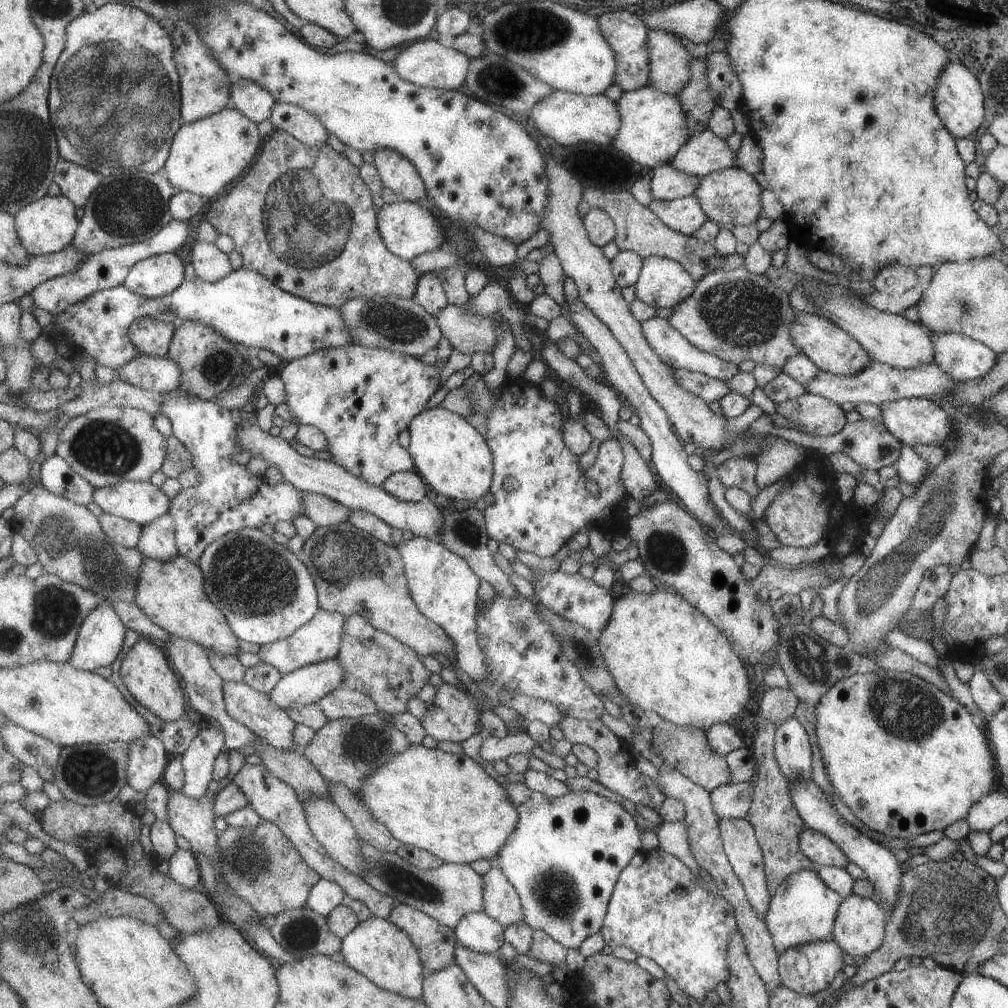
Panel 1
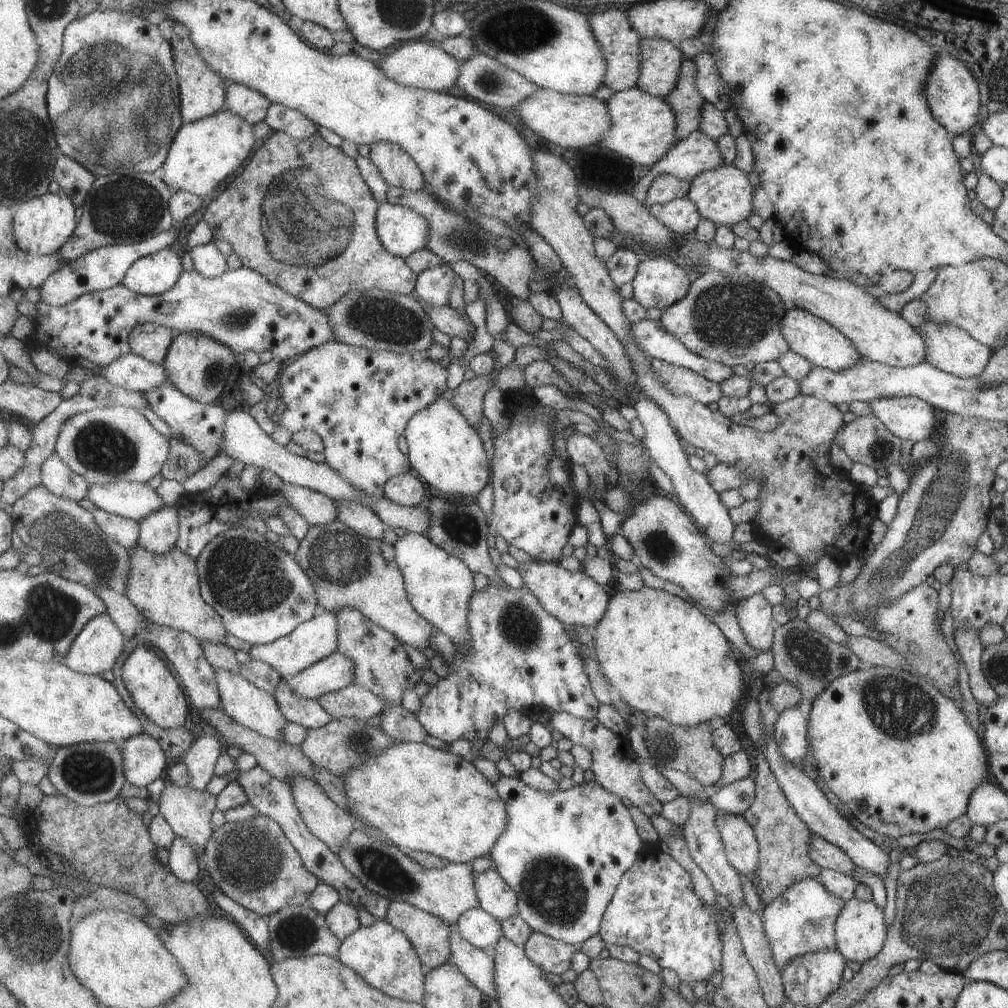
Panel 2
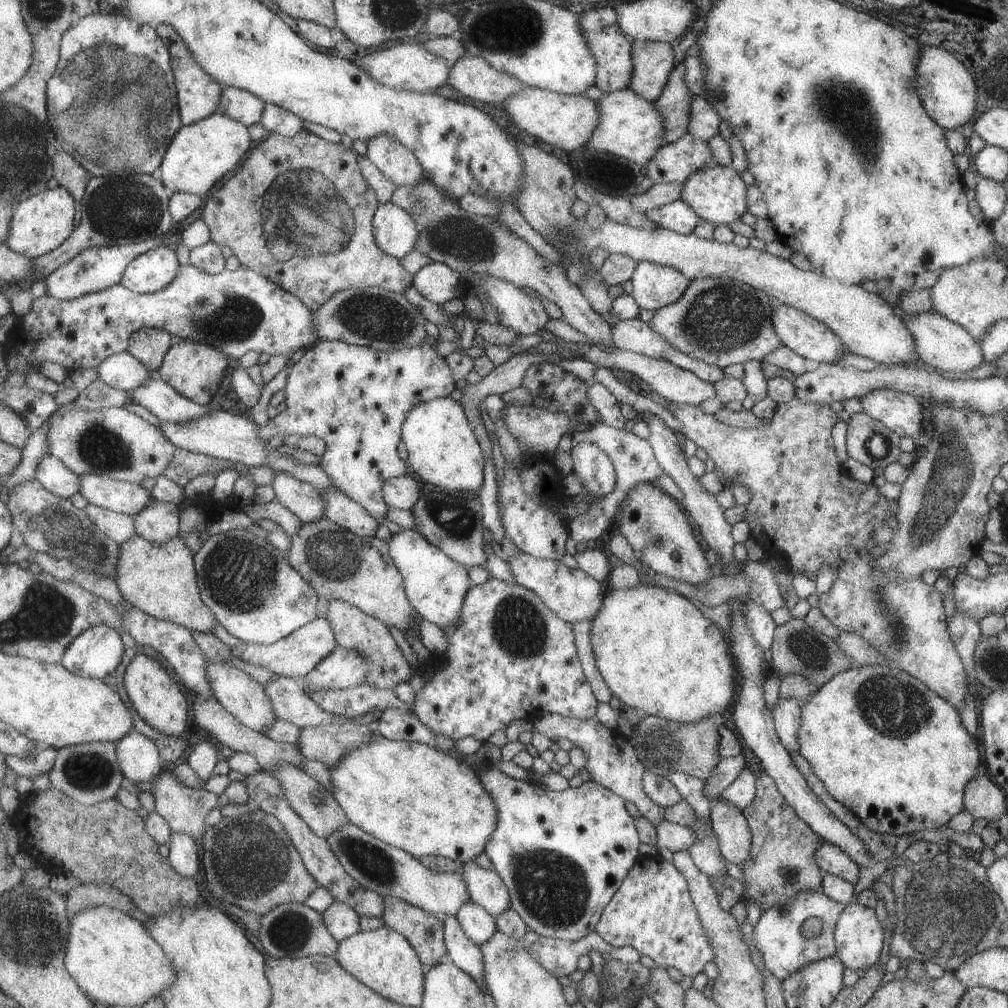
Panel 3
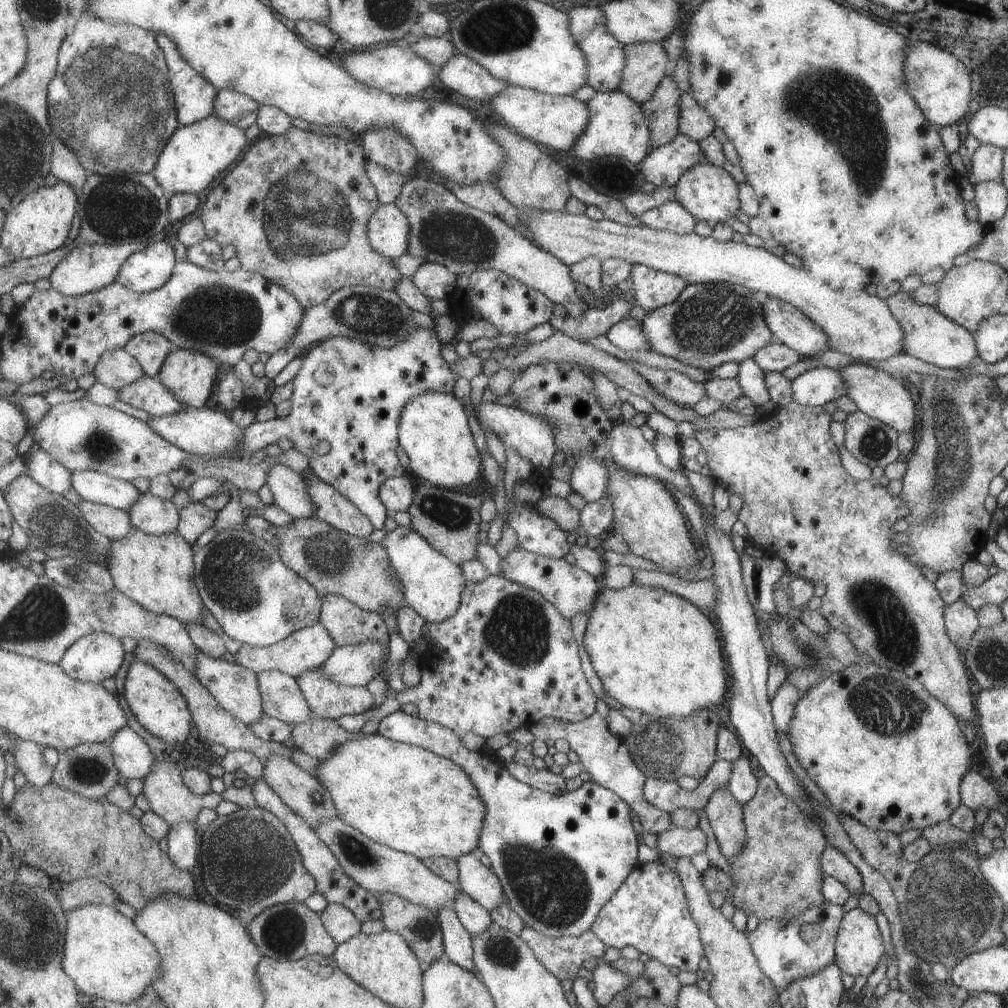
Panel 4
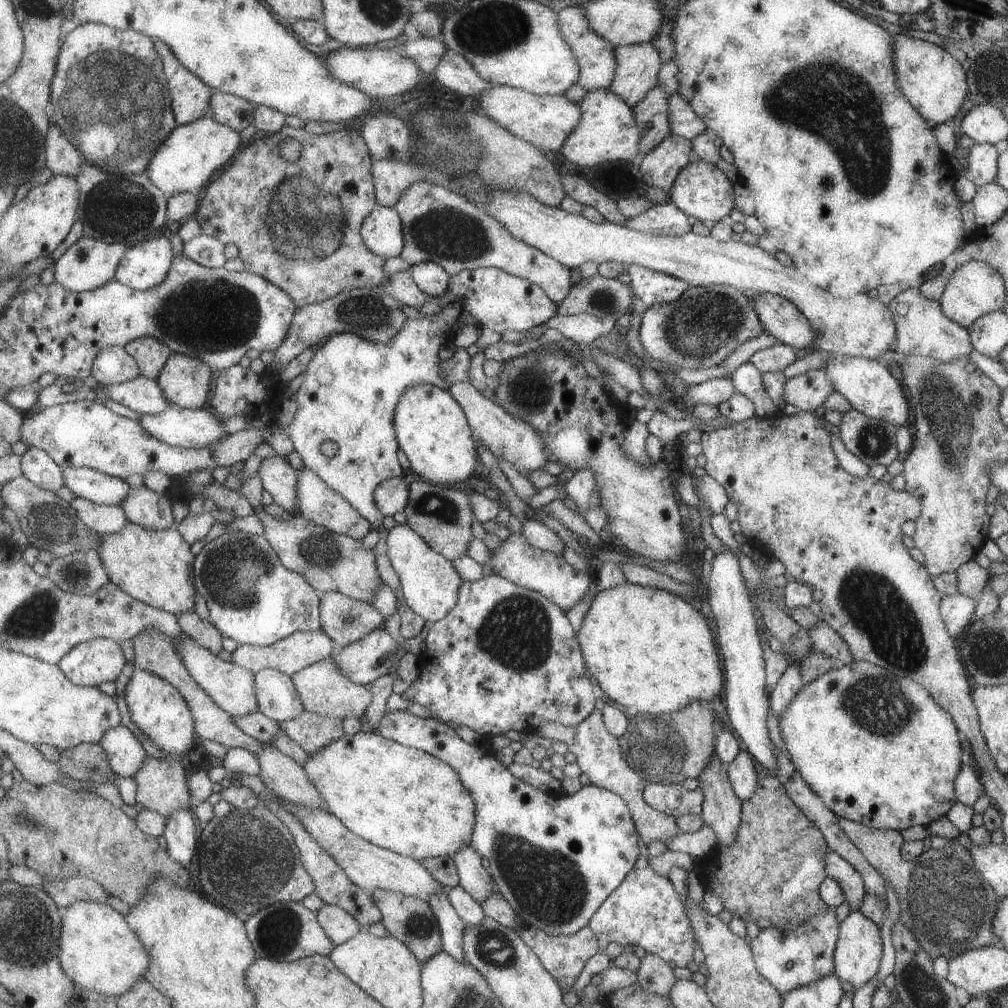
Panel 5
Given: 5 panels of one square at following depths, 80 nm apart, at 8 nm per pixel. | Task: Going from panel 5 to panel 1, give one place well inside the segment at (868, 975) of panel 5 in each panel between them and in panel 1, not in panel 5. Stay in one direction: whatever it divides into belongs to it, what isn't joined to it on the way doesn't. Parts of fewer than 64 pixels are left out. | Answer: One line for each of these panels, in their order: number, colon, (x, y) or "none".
1: (858, 929)
2: (859, 931)
3: (858, 935)
4: (858, 946)

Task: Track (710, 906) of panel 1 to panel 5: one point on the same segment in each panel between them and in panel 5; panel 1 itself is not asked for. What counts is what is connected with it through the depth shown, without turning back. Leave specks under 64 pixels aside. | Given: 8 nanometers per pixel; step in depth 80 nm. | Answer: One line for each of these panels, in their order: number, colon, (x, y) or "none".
2: (653, 910)
3: (651, 911)
4: (649, 911)
5: (644, 910)

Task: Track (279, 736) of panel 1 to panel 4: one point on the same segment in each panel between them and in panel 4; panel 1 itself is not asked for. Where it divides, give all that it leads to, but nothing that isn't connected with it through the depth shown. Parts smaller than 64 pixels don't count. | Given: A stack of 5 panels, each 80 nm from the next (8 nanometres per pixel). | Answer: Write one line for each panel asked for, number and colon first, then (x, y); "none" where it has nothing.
2: (258, 709)
3: (245, 697)
4: (236, 687)

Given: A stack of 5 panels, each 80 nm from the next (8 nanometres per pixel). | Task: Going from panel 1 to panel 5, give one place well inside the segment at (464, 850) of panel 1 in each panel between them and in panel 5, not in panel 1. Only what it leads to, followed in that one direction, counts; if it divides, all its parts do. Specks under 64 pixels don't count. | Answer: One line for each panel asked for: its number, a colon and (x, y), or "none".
2: (423, 799)
3: (413, 796)
4: (404, 796)
5: (400, 798)

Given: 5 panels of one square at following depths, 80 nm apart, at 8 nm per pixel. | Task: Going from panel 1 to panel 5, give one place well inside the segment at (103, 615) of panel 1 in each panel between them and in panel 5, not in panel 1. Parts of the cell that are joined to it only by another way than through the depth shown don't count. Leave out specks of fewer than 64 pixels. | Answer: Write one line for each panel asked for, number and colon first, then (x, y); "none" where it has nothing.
2: (97, 649)
3: (98, 652)
4: (94, 658)
5: (89, 664)

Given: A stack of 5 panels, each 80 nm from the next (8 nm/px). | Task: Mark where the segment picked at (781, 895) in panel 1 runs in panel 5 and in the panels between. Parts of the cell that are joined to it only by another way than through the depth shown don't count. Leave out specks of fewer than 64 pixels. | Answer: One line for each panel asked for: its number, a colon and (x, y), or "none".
2: (800, 920)
3: (775, 936)
4: (781, 955)
5: (788, 961)

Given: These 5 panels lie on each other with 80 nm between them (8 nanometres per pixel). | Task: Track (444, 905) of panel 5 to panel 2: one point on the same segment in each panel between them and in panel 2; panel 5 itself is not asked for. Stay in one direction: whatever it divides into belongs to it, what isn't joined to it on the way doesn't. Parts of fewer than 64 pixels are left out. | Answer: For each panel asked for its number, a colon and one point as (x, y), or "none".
2: (478, 964)
3: (462, 949)
4: (458, 940)

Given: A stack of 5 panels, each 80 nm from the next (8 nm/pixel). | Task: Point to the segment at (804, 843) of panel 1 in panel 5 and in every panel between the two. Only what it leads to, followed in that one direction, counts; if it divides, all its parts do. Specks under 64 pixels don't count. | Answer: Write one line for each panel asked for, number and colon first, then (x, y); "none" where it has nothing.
2: (826, 856)
3: (829, 858)
4: (833, 863)
5: (849, 880)

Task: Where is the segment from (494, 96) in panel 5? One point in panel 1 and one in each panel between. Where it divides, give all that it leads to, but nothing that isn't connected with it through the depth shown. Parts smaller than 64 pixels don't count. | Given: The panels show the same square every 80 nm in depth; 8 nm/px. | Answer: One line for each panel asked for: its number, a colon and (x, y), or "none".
1: (568, 118)
2: (568, 120)
3: (565, 122)
4: (554, 121)

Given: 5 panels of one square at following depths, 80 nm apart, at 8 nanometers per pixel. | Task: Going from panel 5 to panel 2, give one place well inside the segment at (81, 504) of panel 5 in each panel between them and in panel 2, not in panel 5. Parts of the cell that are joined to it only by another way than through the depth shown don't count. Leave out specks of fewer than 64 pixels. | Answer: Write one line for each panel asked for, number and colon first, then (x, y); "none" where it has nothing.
2: (126, 531)
3: (120, 526)
4: (115, 523)

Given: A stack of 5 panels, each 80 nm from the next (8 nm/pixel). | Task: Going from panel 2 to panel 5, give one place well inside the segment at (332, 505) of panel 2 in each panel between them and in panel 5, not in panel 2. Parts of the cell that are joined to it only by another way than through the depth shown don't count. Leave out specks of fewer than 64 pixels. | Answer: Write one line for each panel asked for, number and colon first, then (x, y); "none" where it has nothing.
3: (303, 499)
4: (288, 487)
5: (280, 479)

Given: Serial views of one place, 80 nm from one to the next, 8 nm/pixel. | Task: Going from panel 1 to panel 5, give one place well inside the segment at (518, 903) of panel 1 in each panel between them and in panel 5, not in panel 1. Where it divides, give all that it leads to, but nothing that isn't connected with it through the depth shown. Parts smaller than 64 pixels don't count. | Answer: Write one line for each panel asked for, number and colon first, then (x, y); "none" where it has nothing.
2: (496, 896)
3: (486, 887)
4: (482, 883)
5: (473, 876)

